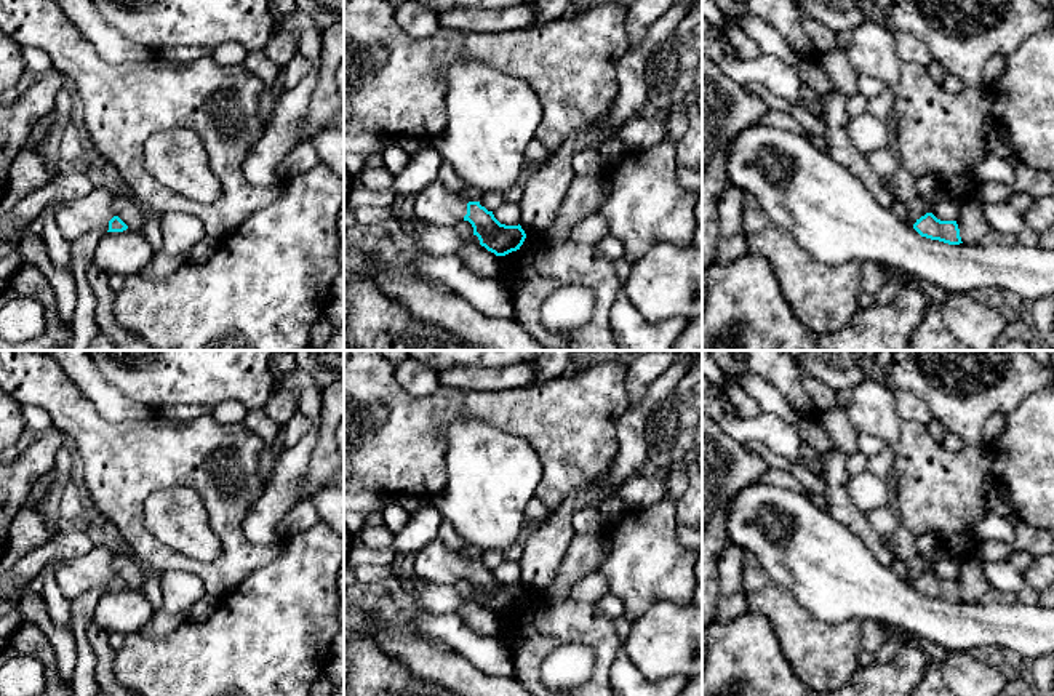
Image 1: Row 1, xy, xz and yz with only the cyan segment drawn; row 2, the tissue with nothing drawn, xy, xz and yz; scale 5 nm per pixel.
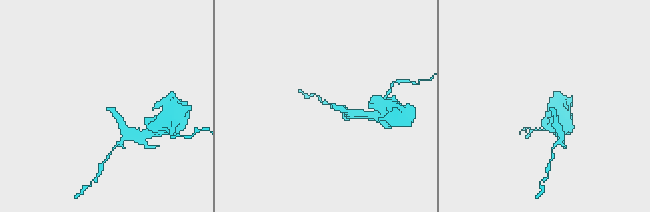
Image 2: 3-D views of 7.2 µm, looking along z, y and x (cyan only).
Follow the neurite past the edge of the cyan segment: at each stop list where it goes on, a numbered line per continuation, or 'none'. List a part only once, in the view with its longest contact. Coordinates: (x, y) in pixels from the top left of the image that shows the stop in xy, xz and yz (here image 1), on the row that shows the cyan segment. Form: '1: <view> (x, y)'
1: xy (75, 218)

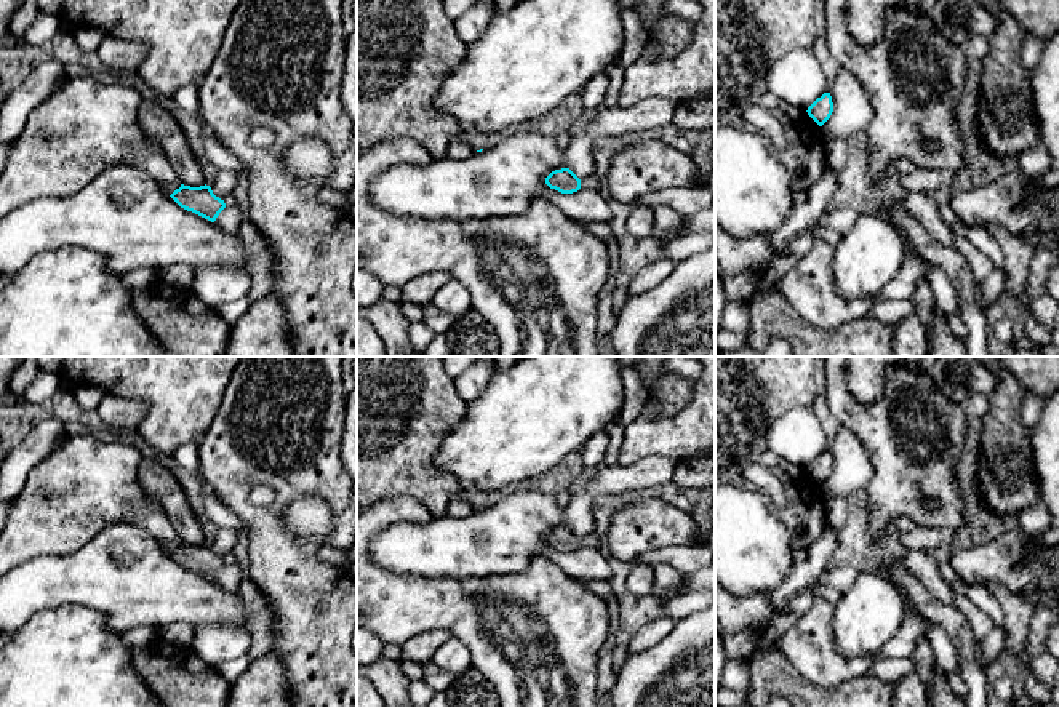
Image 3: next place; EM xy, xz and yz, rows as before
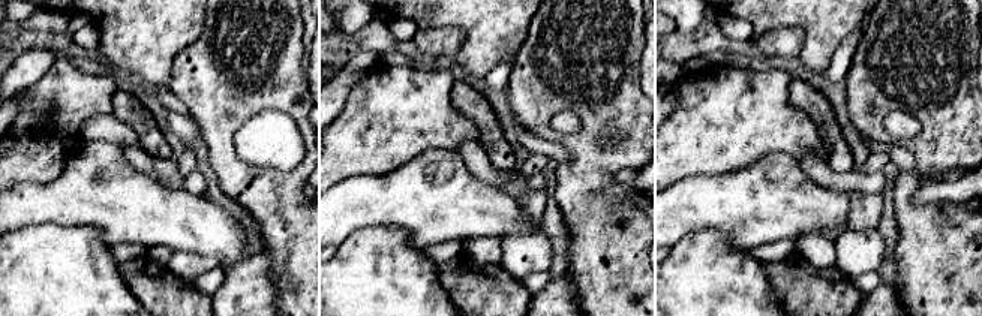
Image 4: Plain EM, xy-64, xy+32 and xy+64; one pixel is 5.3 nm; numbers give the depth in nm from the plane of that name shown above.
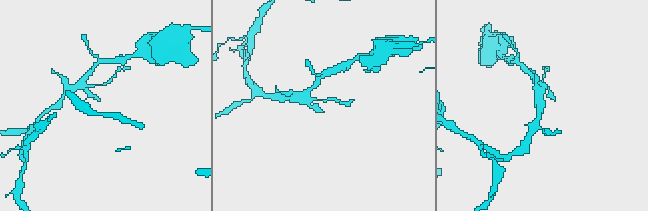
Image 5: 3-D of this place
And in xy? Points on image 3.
1: xy (229, 218)

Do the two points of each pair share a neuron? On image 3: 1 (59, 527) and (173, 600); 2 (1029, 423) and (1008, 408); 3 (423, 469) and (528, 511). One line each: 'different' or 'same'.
1: different
2: different
3: different

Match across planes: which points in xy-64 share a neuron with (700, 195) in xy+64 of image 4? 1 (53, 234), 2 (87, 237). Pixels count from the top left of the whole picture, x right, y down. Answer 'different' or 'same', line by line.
1: different
2: different

